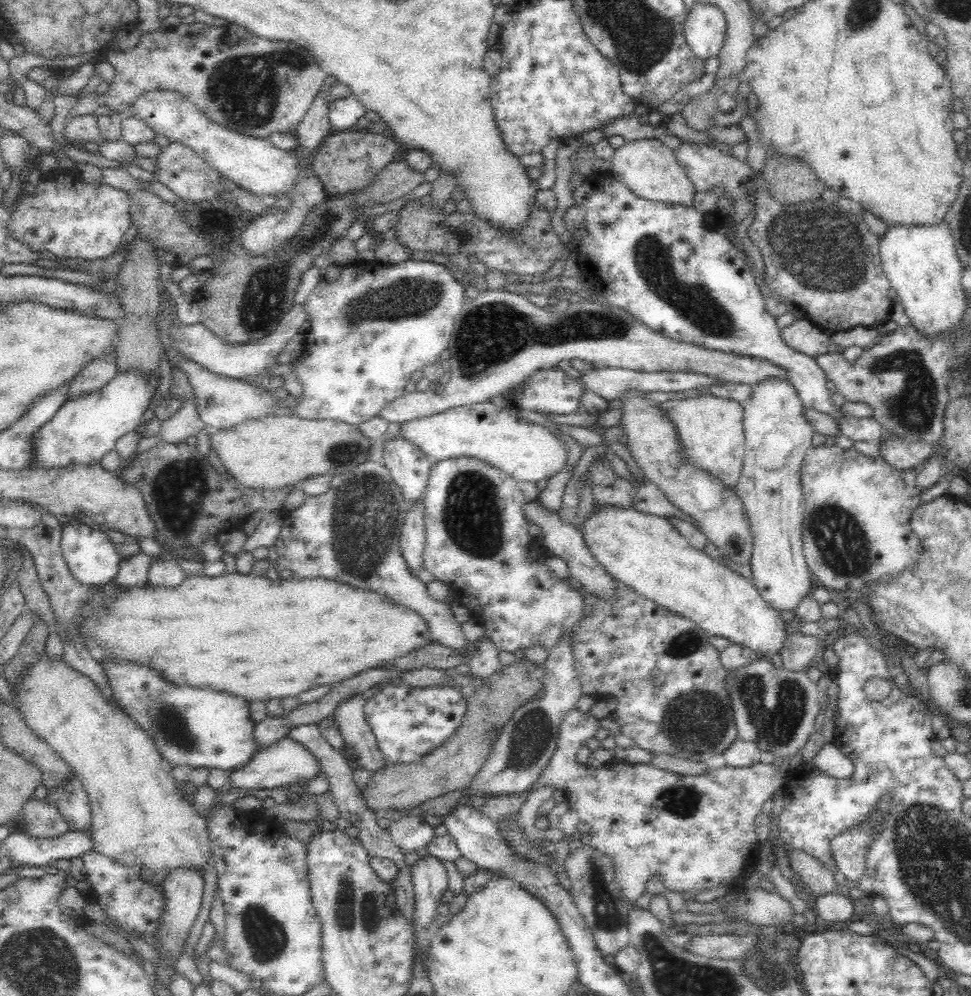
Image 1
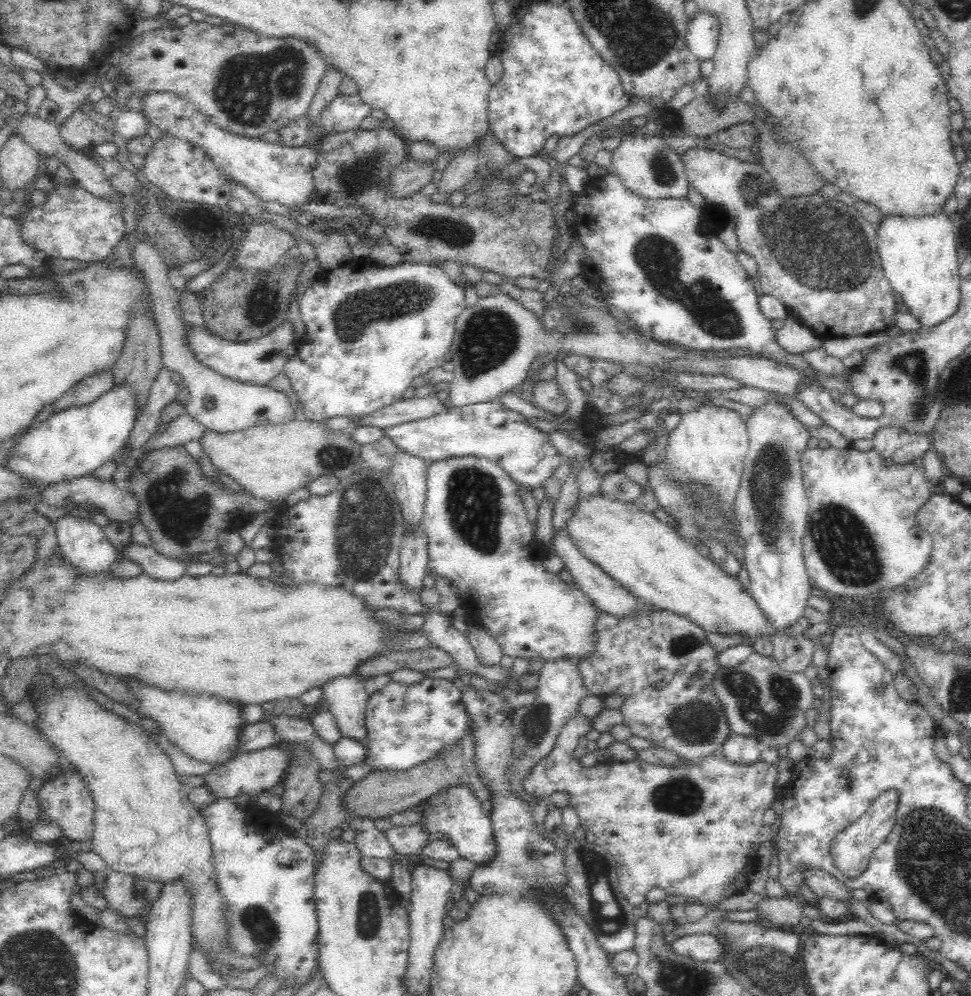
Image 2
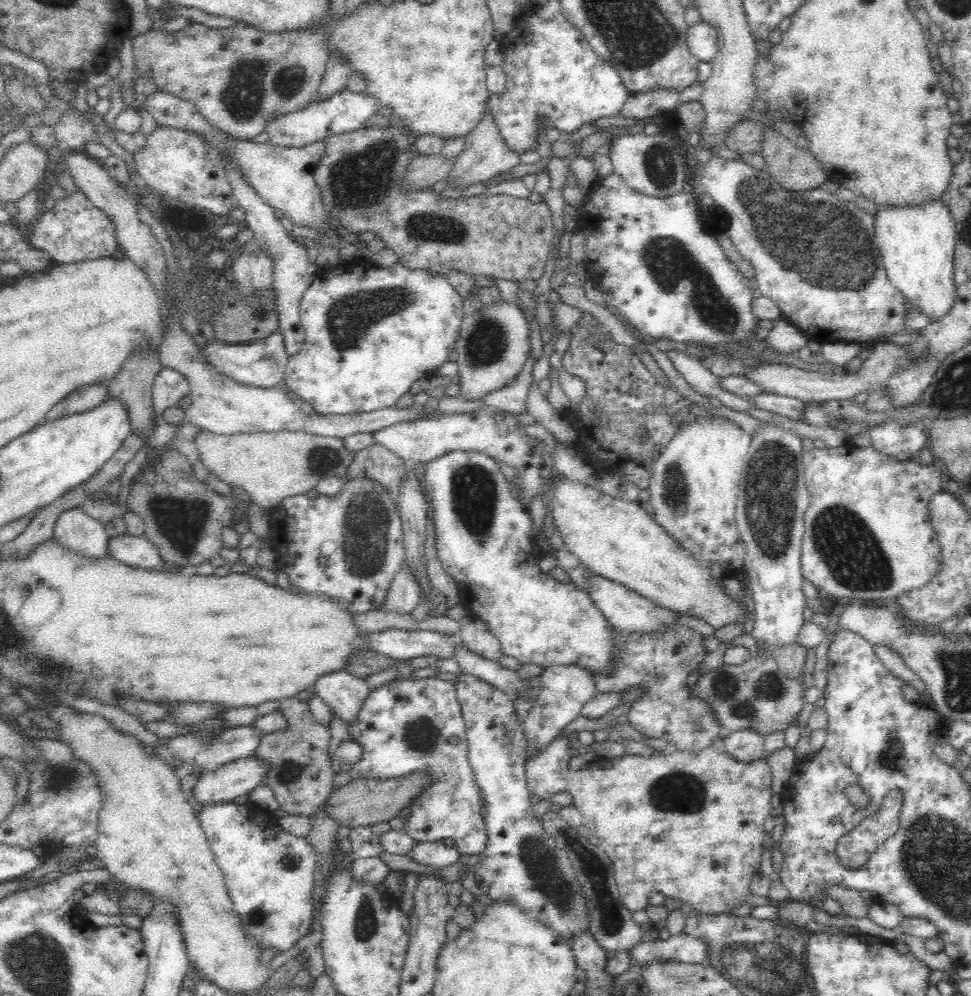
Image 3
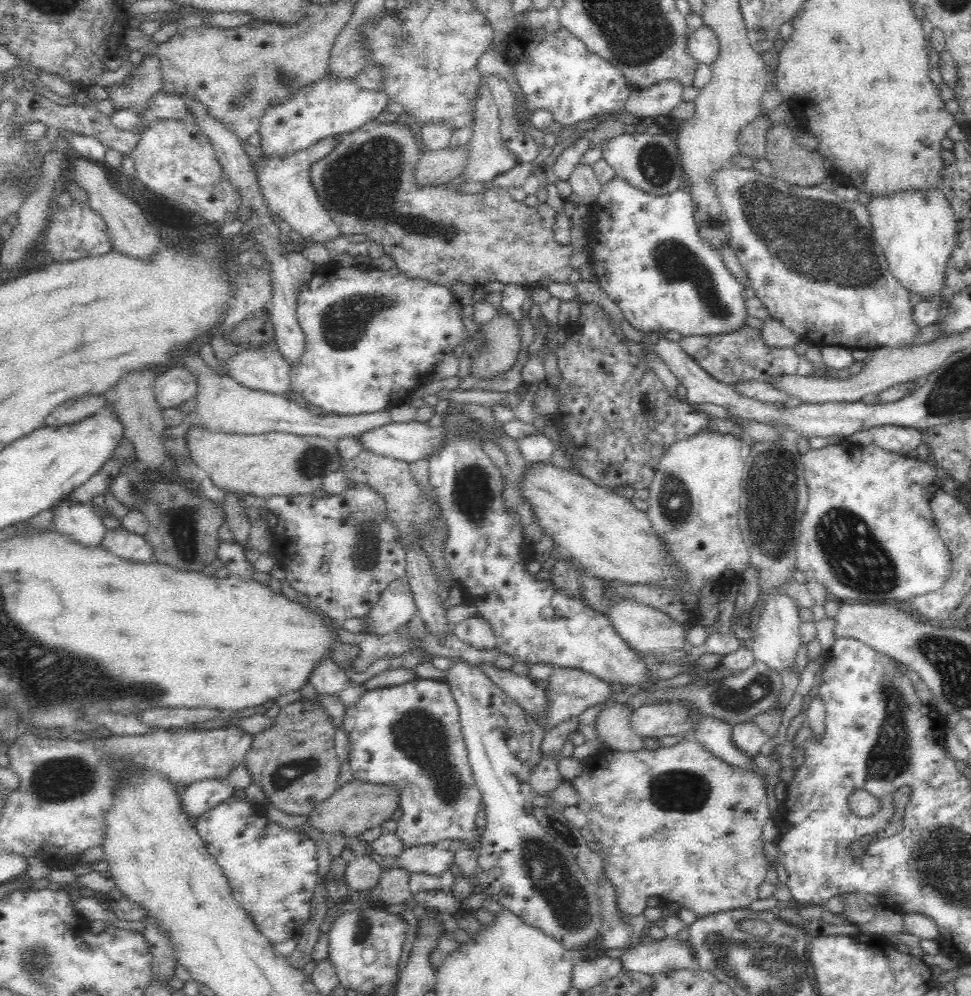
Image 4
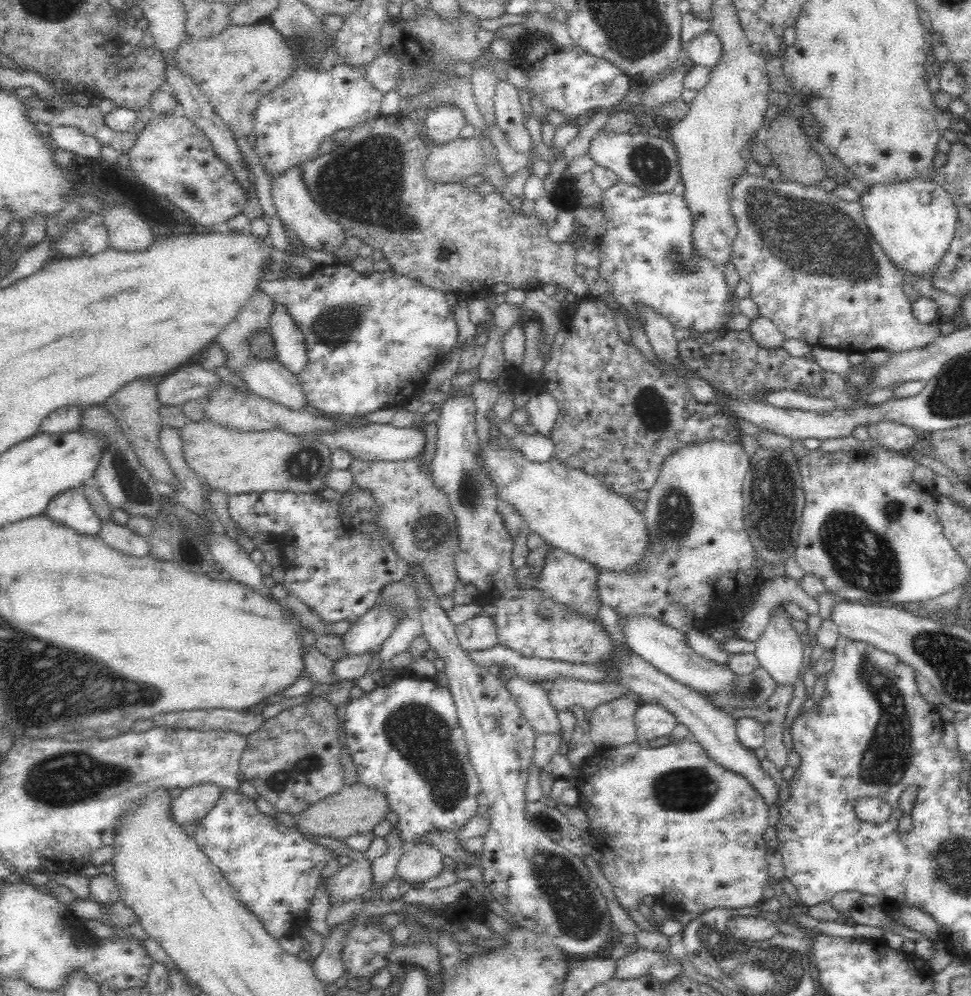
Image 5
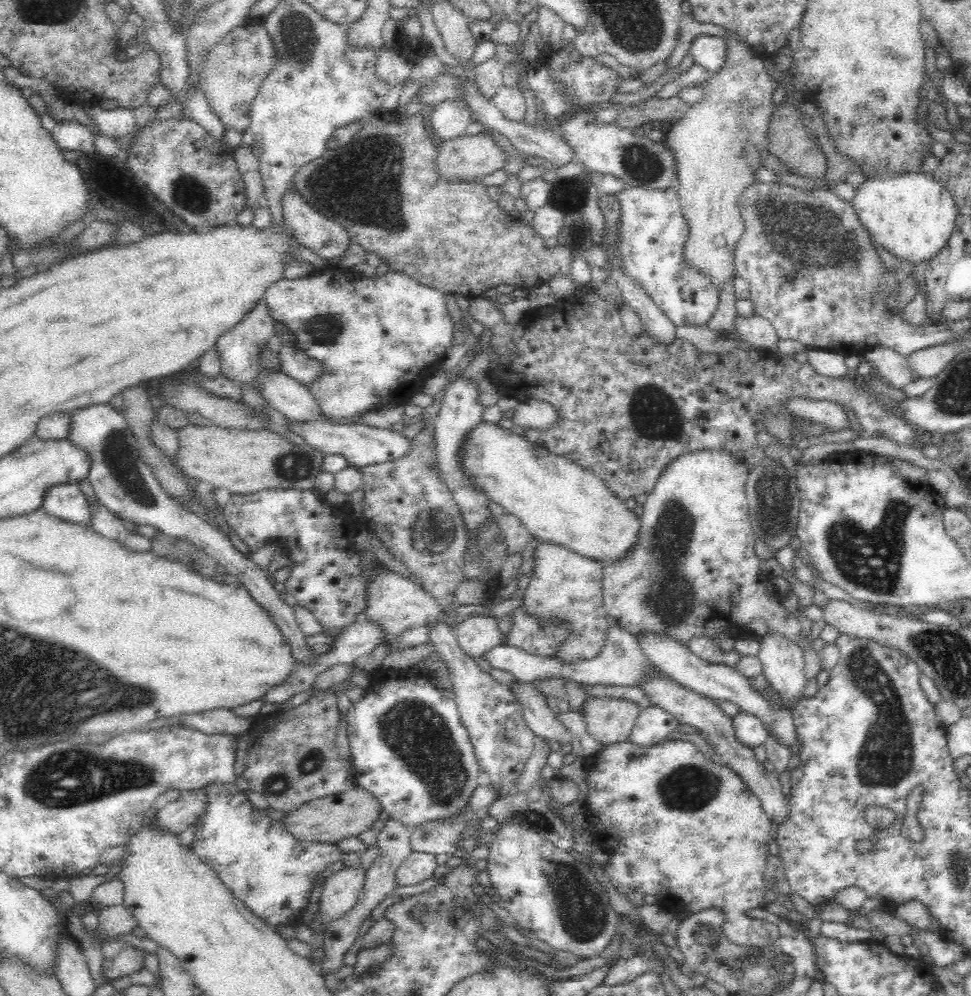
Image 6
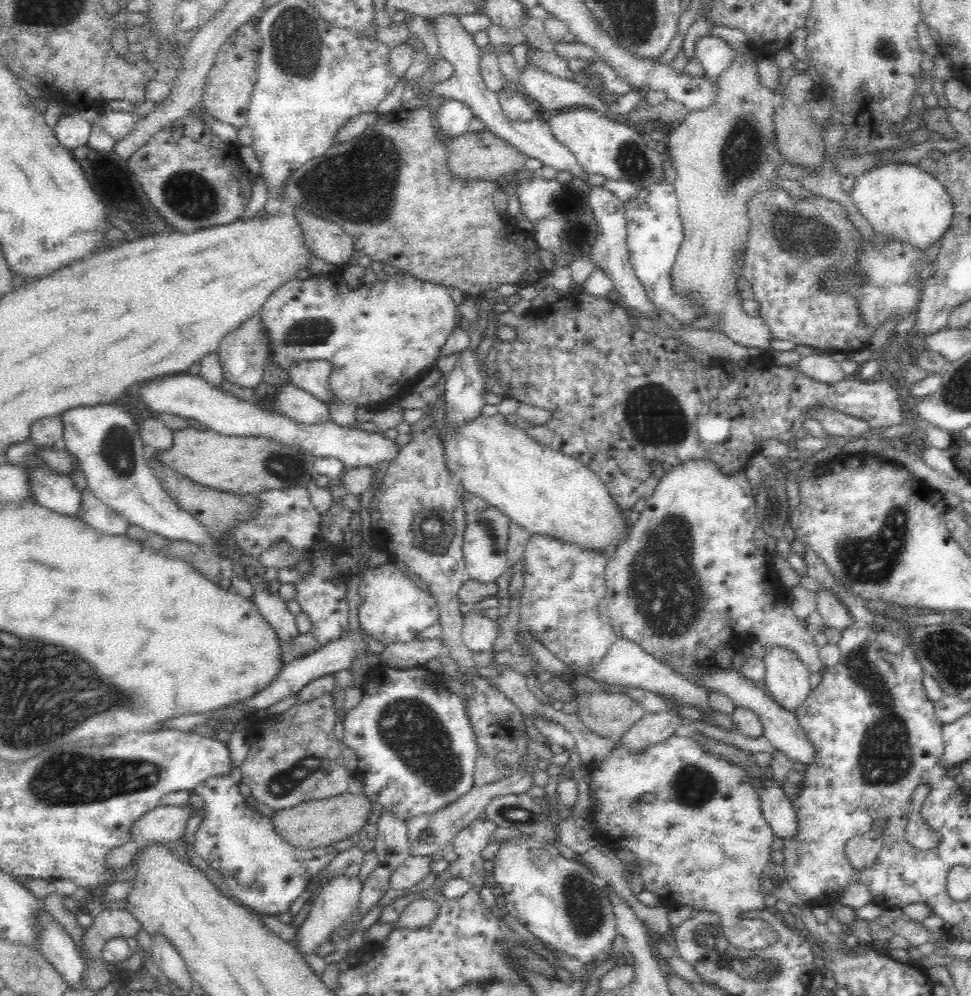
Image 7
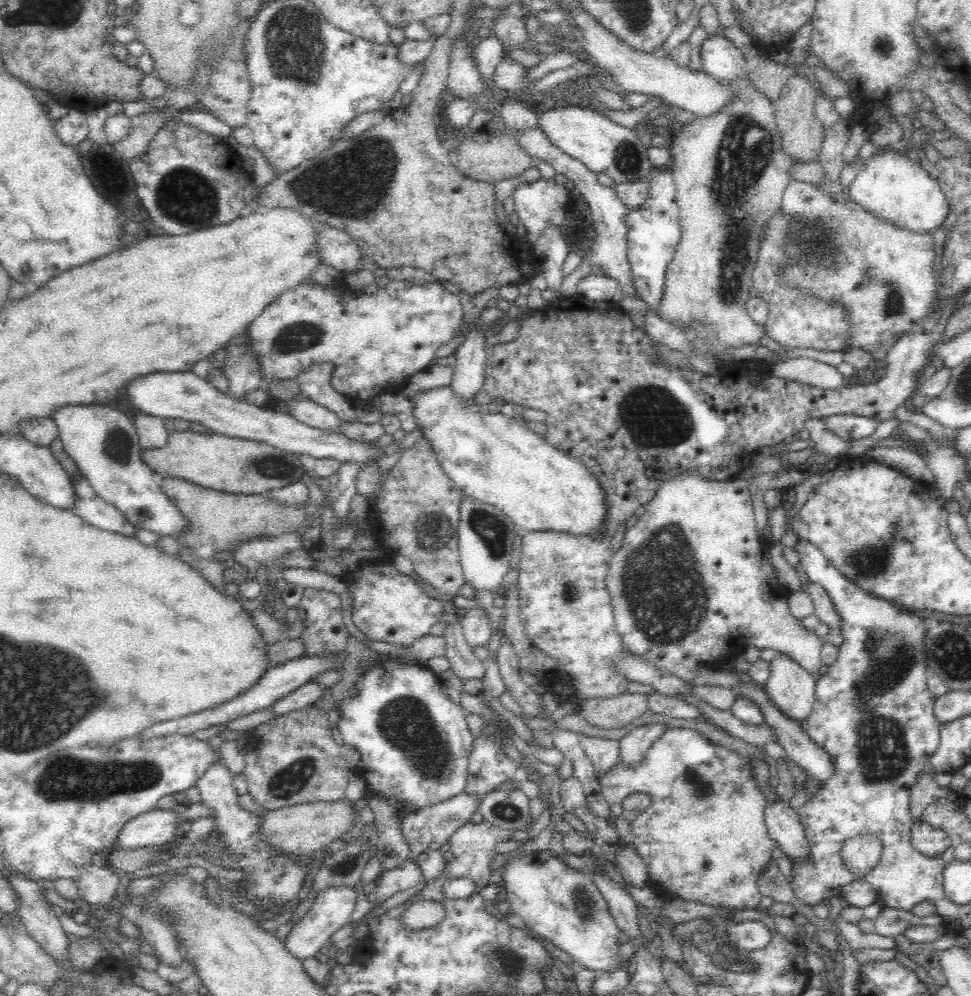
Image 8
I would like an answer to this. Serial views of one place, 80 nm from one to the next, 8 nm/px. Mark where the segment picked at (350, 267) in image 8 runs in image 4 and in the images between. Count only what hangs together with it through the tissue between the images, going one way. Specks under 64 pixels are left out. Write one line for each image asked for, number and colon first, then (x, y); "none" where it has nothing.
4: (285, 184)
5: (303, 217)
6: (326, 238)
7: (327, 240)

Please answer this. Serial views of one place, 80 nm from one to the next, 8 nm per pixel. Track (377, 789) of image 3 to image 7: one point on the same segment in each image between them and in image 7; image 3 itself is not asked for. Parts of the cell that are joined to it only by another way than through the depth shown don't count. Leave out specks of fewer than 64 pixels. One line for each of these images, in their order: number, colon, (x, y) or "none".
4: (356, 806)
5: (355, 809)
6: (330, 819)
7: (317, 823)

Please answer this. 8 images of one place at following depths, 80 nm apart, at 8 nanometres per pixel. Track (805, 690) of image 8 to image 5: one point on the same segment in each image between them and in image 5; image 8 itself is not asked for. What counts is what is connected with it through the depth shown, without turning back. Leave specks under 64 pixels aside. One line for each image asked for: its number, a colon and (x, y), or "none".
5: (779, 649)
6: (783, 664)
7: (787, 681)

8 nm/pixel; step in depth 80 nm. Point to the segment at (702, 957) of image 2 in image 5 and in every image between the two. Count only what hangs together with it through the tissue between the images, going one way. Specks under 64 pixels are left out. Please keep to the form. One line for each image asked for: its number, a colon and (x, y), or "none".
3: (678, 948)
4: (666, 955)
5: (638, 962)

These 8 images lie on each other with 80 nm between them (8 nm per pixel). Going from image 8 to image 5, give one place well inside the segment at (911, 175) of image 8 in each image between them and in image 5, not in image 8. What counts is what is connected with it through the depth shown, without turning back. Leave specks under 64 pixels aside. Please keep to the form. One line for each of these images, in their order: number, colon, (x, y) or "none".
5: (913, 221)
6: (911, 215)
7: (899, 199)

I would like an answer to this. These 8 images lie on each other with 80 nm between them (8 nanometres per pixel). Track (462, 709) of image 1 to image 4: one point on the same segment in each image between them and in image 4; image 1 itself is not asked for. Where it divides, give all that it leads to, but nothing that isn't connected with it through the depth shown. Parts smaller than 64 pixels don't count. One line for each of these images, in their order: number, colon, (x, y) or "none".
2: (407, 724)
3: (412, 726)
4: (409, 735)

